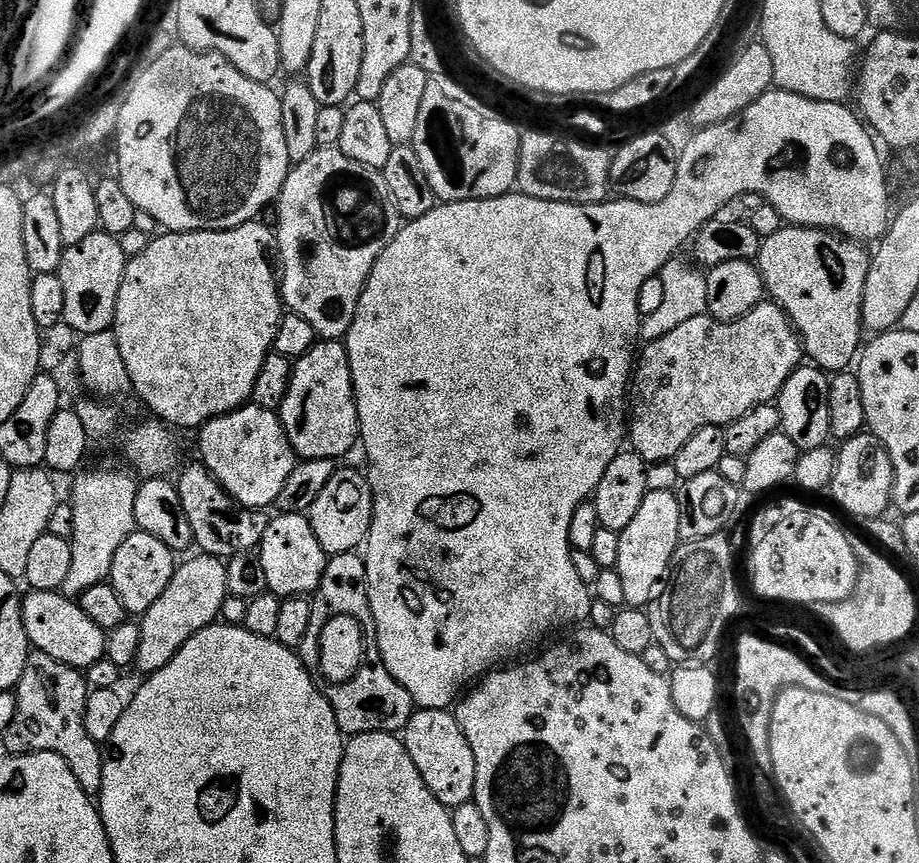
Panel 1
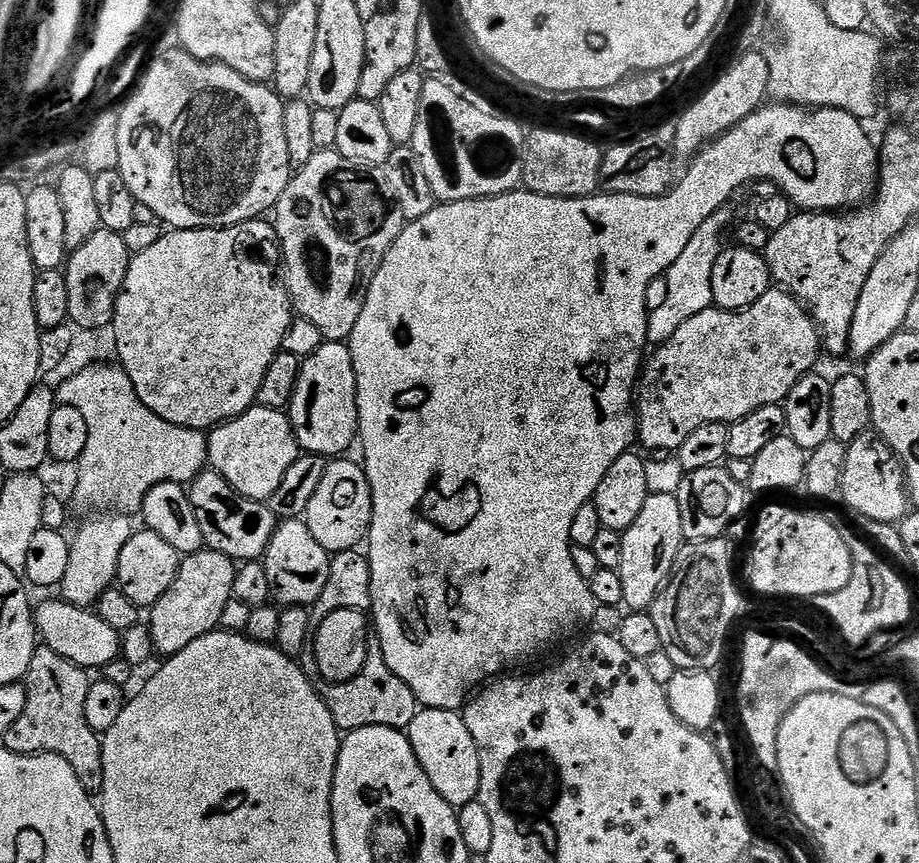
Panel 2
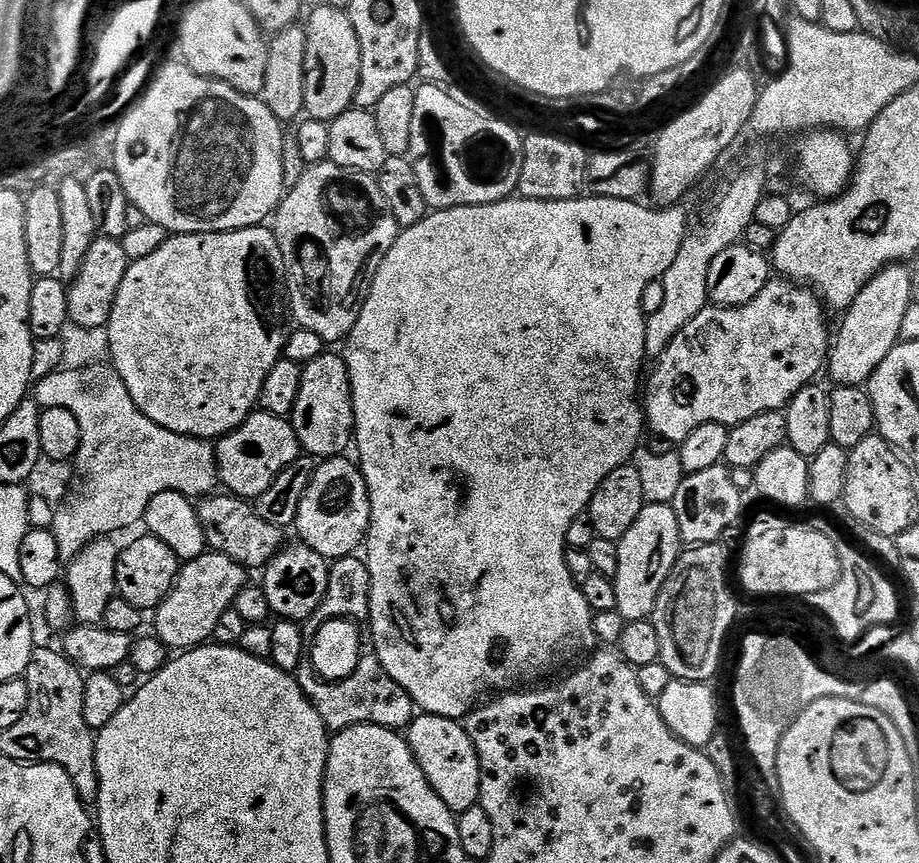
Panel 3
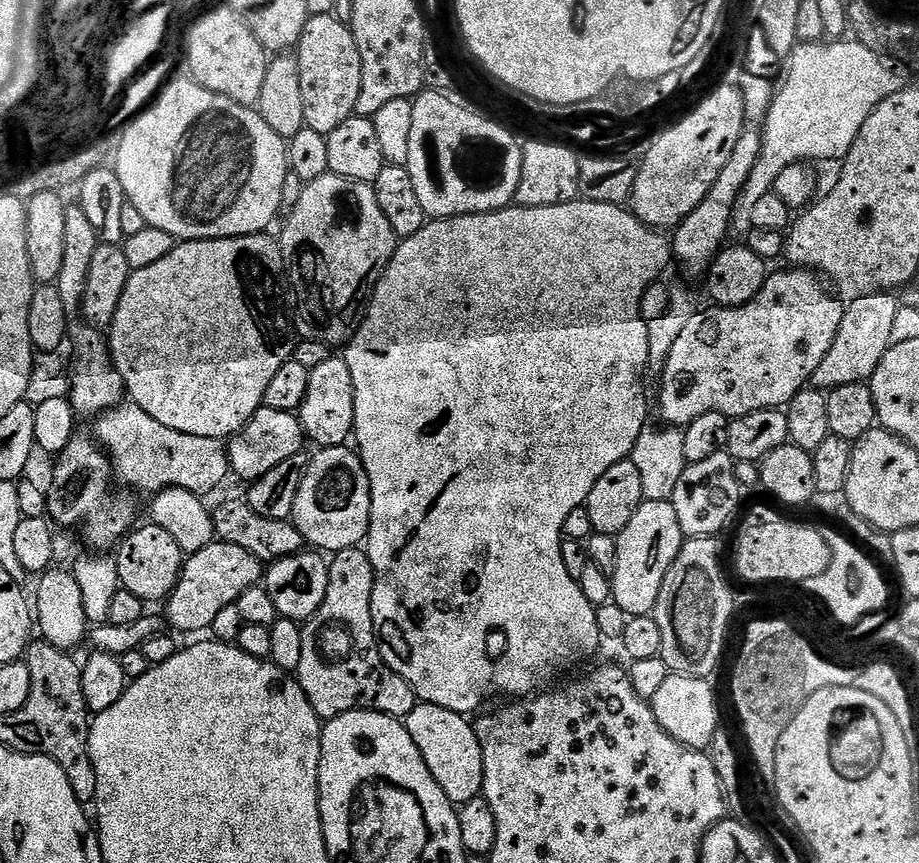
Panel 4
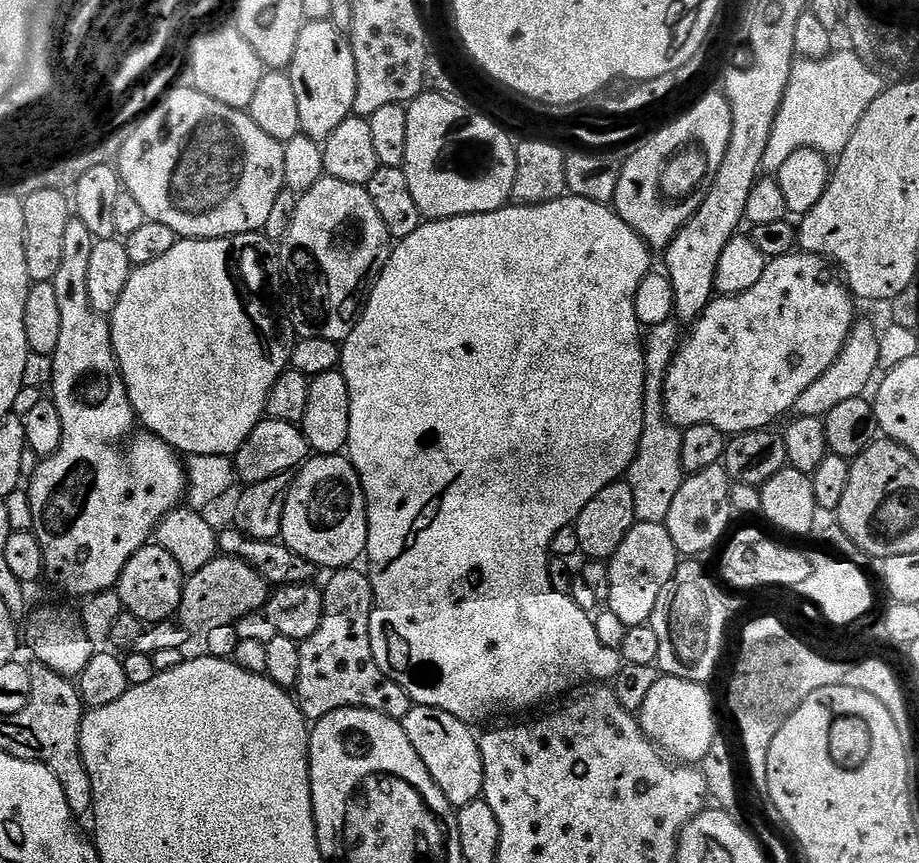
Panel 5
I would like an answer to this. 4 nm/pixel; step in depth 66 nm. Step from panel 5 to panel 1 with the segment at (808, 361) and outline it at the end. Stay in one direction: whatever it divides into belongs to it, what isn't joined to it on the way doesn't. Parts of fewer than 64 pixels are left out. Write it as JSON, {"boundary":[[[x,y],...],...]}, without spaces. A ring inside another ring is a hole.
{"boundary":[[[762,302],[737,320],[716,320],[707,314],[690,318],[690,322],[682,322],[678,330],[670,330],[670,334],[651,341],[647,347],[634,368],[630,444],[649,465],[675,461],[678,450],[682,450],[700,428],[733,424],[750,410],[773,403],[806,356],[792,320],[774,302]]]}

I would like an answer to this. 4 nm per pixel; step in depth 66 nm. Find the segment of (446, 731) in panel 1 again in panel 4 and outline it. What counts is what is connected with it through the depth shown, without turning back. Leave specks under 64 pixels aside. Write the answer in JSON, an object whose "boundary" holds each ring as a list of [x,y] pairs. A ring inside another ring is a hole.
{"boundary":[[[417,703],[406,718],[406,727],[422,762],[430,770],[434,782],[453,806],[463,806],[477,799],[484,791],[482,746],[475,727],[467,724],[459,712],[451,712],[433,704]]]}

